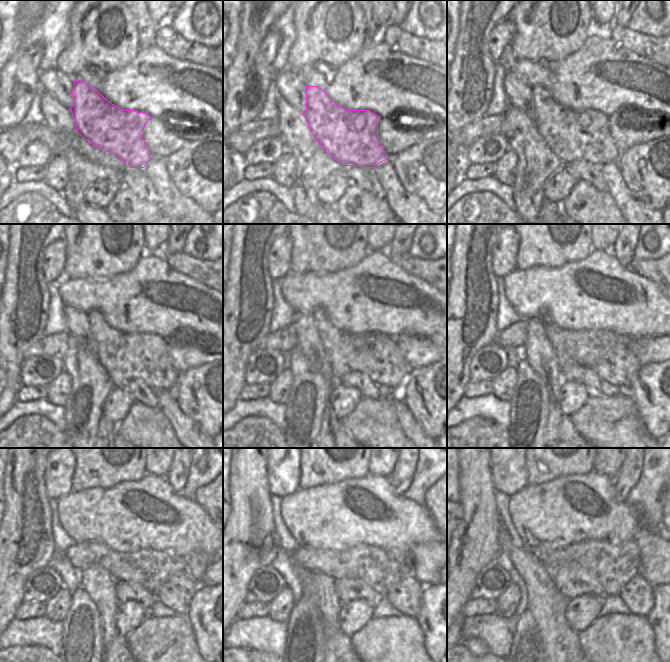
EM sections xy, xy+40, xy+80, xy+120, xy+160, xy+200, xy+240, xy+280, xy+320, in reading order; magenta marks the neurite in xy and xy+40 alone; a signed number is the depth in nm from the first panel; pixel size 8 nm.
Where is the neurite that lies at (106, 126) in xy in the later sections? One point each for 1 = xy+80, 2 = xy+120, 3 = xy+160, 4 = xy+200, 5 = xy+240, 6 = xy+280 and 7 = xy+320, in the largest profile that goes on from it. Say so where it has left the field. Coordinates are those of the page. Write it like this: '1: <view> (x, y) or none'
1: xy+80 (572, 135)
2: xy+120 (146, 357)
3: xy+160 (372, 354)
4: xy+200 (589, 350)
5: xy+240 (144, 573)
6: xy+280 (369, 571)
7: xy+320 (596, 566)

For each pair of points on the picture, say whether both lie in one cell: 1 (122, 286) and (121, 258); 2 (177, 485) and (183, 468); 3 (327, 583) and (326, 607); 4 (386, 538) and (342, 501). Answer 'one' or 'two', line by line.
1: two
2: one
3: one
4: one

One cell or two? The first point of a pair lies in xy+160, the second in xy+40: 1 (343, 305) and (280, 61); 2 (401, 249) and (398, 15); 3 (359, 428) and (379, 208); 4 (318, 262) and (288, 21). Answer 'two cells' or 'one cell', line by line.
1: two cells
2: one cell
3: one cell
4: two cells

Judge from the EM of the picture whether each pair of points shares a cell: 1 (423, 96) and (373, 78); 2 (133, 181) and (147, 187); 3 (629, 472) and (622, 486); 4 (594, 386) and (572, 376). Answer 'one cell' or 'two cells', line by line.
1: one cell
2: one cell
3: one cell
4: one cell

